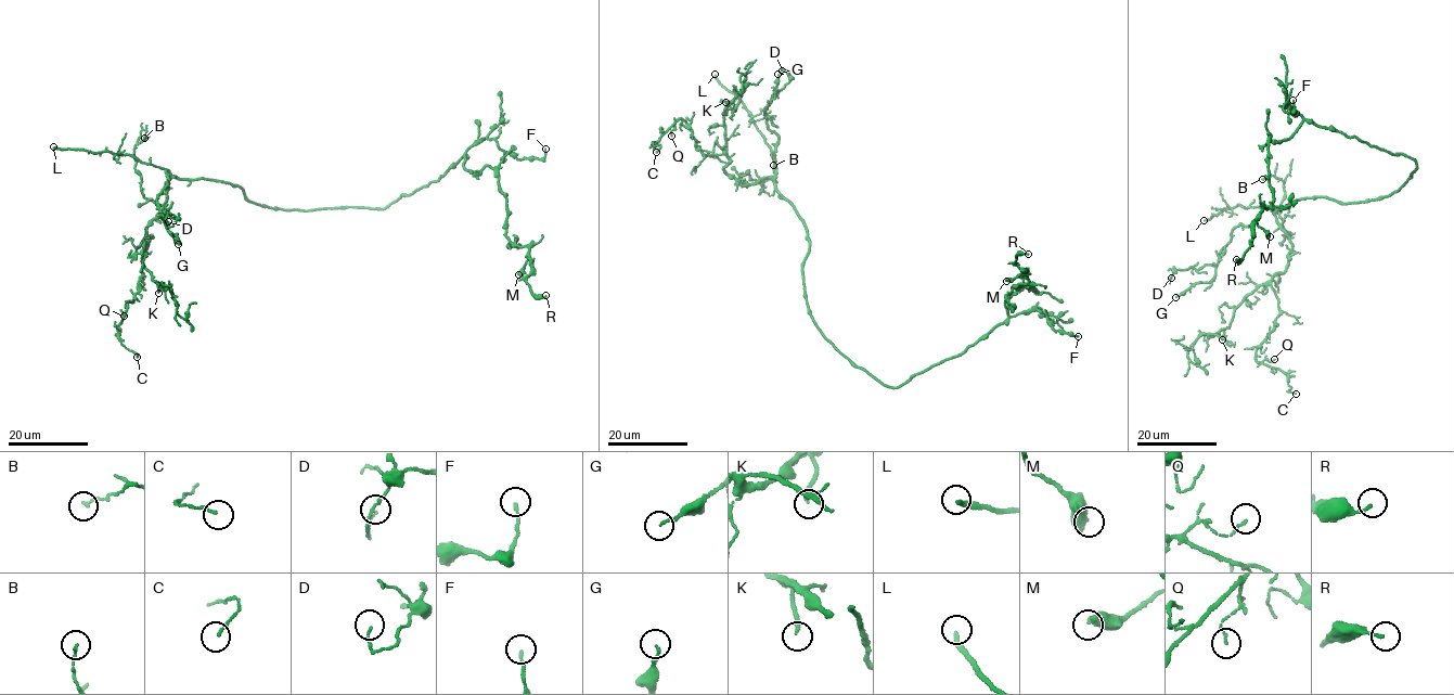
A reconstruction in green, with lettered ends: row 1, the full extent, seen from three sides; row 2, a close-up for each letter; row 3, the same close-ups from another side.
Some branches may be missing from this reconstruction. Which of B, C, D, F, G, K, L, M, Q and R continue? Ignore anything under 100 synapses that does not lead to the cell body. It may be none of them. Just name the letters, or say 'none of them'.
L

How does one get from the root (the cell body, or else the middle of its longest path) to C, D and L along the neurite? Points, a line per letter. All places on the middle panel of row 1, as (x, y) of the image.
C: (830, 342), (806, 300), (807, 227), (774, 181), (743, 185), (681, 118), (656, 152)
D: (830, 342), (806, 300), (807, 227), (774, 182), (779, 137), (764, 116), (772, 95), (789, 80), (782, 71)
L: (830, 342), (806, 300), (807, 227), (777, 191), (771, 147), (750, 113), (715, 74)

